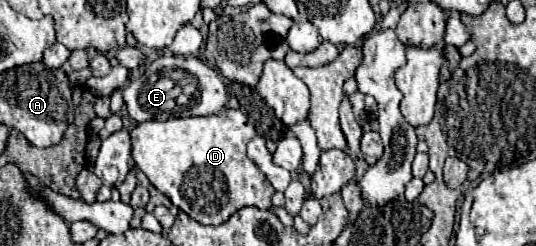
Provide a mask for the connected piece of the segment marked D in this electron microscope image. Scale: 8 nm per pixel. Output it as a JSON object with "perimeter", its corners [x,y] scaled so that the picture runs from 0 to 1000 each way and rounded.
{"perimeter":[[[422,439],[396,472],[325,480],[310,496],[280,488],[254,504],[243,553],[246,553],[246,642],[254,675],[276,715],[276,732],[302,789],[310,789],[321,813],[325,837],[343,854],[354,886],[362,886],[373,911],[407,919],[459,837],[478,837],[485,854],[500,854],[507,837],[504,821],[504,805],[511,797],[507,748],[459,634],[459,585],[478,553],[478,512],[466,496],[455,447]]]}

